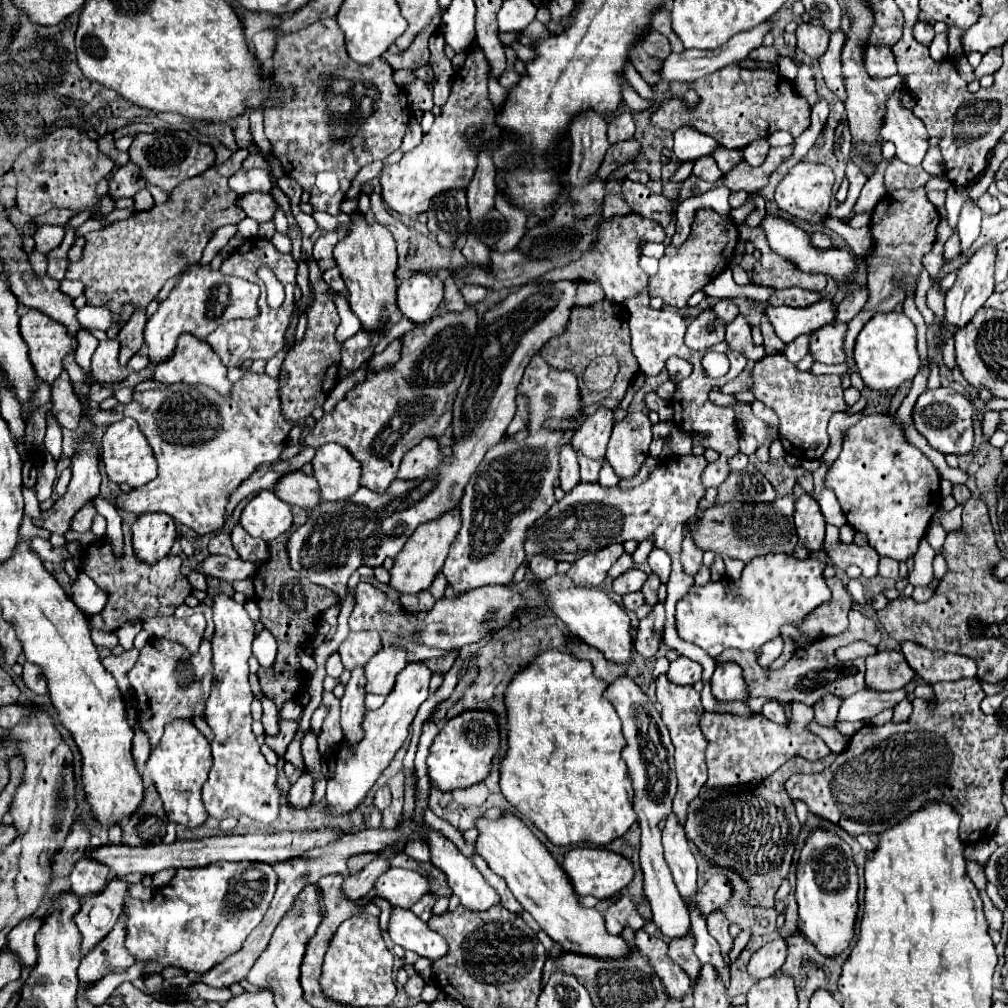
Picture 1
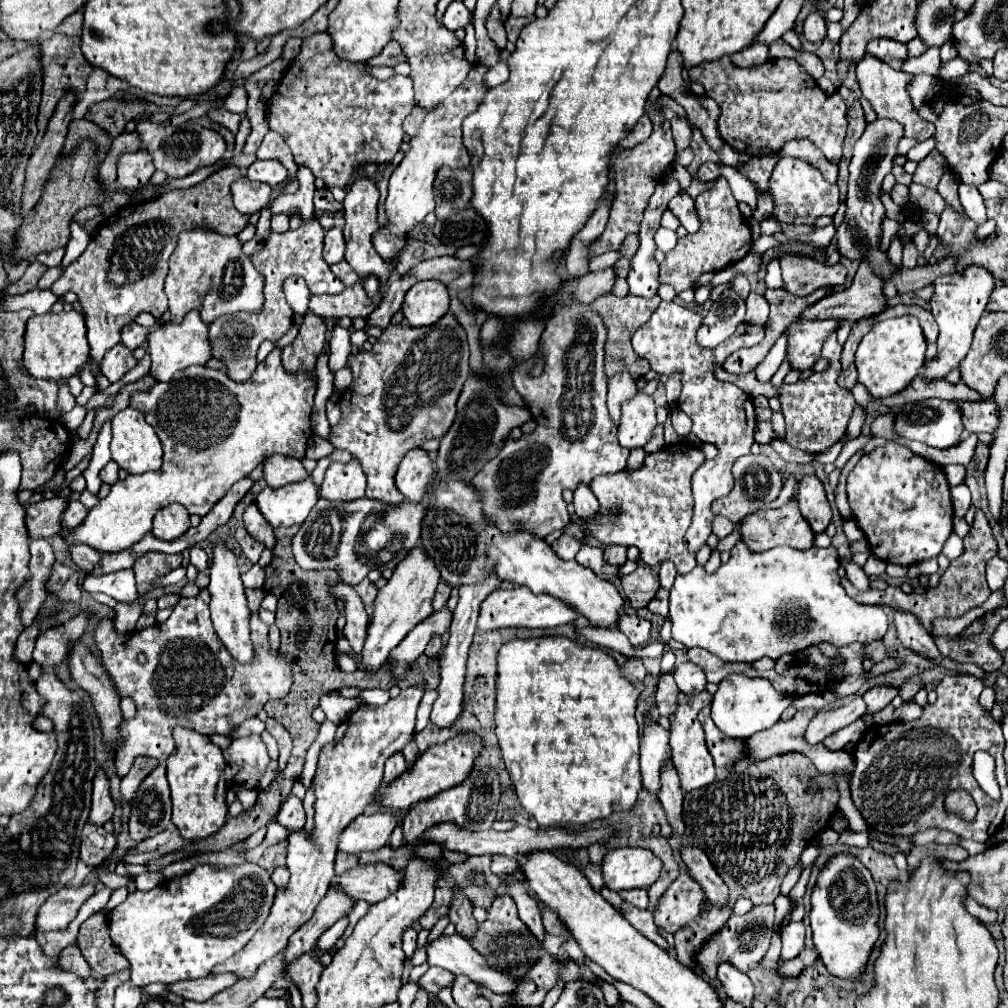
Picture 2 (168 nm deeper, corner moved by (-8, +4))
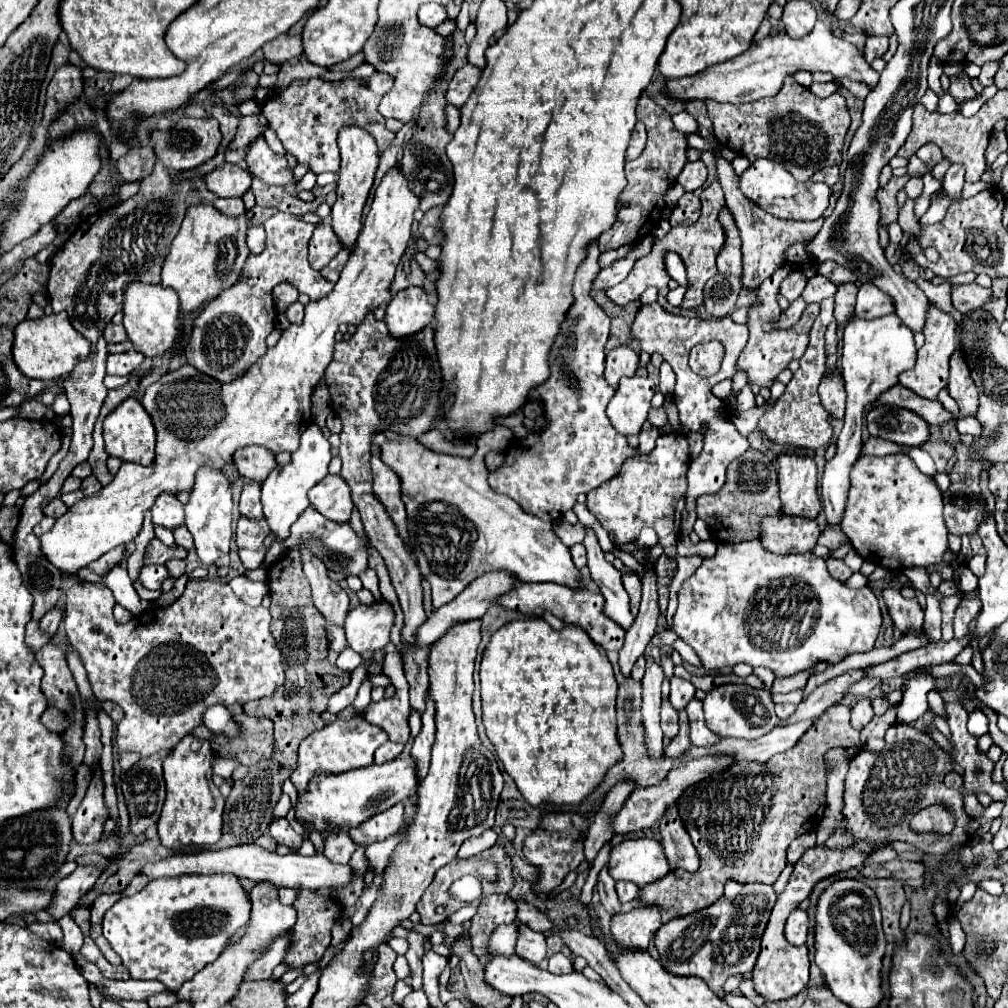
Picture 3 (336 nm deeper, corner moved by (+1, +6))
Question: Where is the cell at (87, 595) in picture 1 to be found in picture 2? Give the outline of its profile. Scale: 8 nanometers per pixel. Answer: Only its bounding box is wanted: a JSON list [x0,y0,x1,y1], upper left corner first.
[84,568,138,602]

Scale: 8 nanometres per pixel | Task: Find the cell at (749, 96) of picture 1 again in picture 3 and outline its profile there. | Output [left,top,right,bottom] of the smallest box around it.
[707,78,851,182]

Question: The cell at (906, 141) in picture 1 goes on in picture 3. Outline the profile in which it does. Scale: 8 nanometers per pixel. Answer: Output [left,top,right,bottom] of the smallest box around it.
[667,22,879,104]

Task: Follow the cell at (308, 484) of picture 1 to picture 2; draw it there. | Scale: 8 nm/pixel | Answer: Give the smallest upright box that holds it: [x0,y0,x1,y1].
[264,456,308,488]

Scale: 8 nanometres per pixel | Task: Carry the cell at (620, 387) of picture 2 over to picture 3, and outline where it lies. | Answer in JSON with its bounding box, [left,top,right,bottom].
[605,346,639,386]

